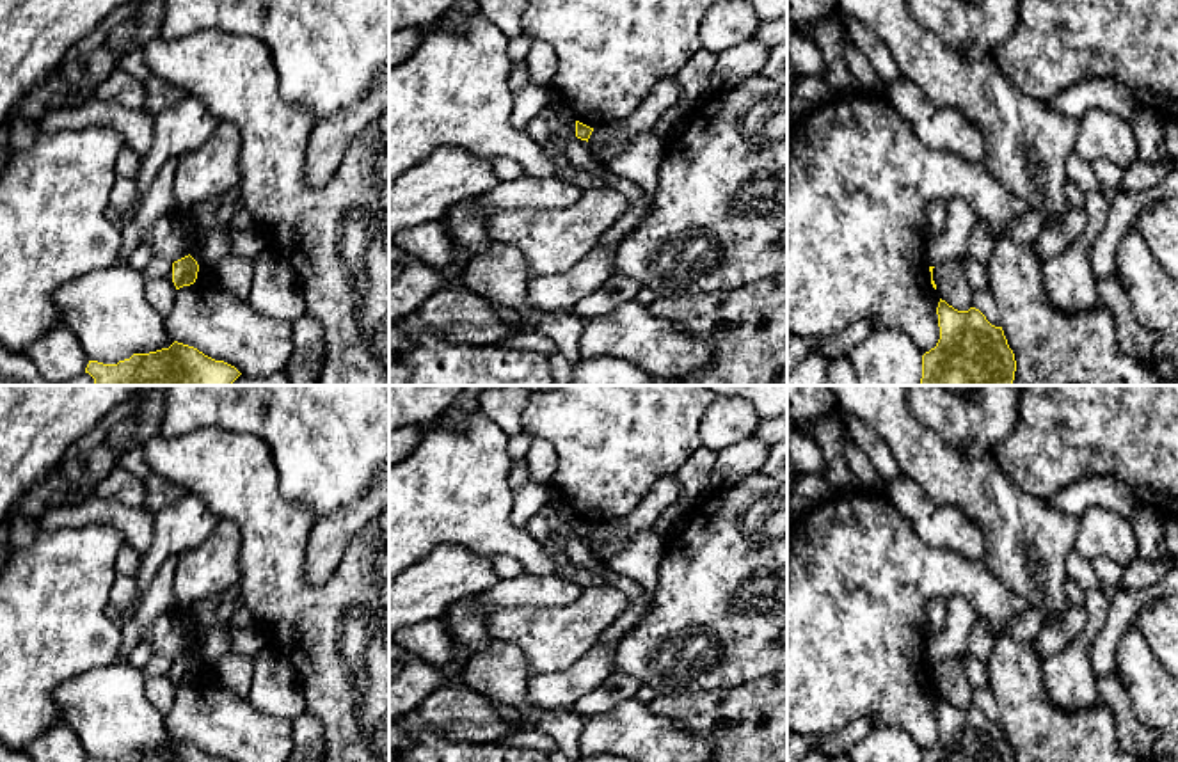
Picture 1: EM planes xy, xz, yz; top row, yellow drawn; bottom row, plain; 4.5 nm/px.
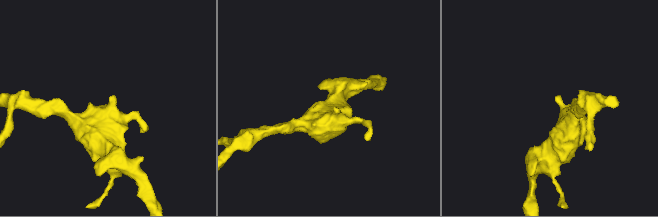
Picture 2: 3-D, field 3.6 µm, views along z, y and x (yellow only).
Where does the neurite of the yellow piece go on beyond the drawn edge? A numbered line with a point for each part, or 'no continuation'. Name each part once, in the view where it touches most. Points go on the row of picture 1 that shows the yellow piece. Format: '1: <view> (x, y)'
no continuation

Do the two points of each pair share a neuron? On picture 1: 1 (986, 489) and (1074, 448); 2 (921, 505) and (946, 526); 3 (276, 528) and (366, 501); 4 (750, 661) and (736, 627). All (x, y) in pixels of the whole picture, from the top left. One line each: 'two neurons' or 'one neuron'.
1: two neurons
2: one neuron
3: two neurons
4: one neuron

